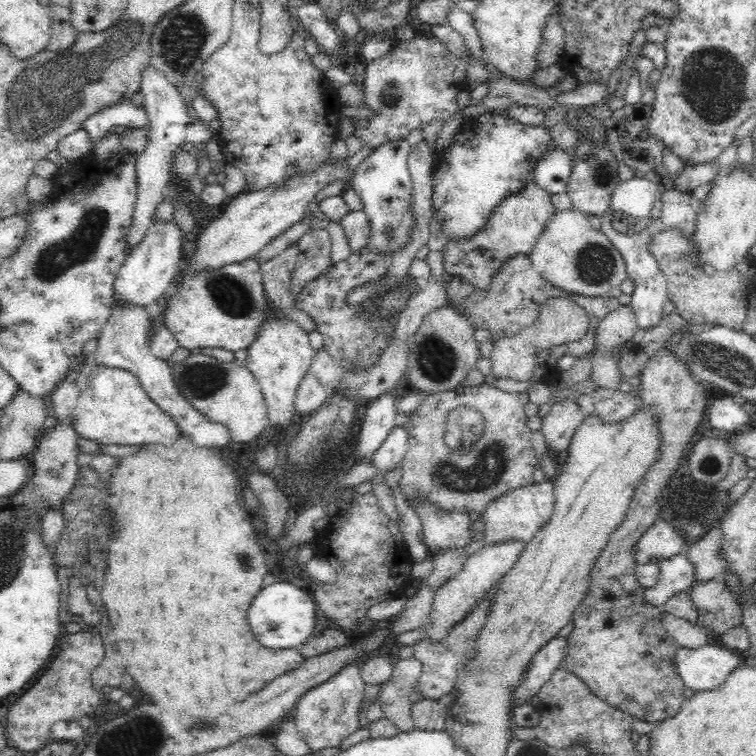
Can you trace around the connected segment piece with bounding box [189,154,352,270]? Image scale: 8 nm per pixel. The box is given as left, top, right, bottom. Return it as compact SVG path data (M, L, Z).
M330 154L328 160L324 164L318 164L318 168L314 168L312 172L298 172L278 184L270 184L268 188L238 193L223 205L222 215L213 219L198 235L196 252L189 260L189 266L193 266L193 270L204 270L254 258L254 254L272 238L288 230L292 223L303 220L308 212L308 204L324 186L338 181L346 182L351 175L347 160L335 160Z

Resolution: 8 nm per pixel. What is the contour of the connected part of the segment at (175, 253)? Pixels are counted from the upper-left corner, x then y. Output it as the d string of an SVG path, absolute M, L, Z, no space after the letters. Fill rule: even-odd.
M174 221L152 222L142 240L128 253L118 268L112 284L112 301L116 305L148 308L168 294L174 284L182 258L182 231Z

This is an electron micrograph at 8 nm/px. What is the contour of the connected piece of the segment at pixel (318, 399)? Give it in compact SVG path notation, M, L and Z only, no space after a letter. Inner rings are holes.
M310 372L300 380L296 392L295 411L298 414L305 414L305 416L318 411L318 408L321 408L329 398L327 388Z

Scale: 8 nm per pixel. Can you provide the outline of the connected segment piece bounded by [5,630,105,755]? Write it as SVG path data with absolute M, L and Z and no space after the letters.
M94 632L66 633L58 642L58 650L48 669L32 687L26 689L8 706L5 738L16 749L31 755L53 741L50 726L59 720L78 721L96 712L100 697L91 682L91 672L103 661L104 644Z

